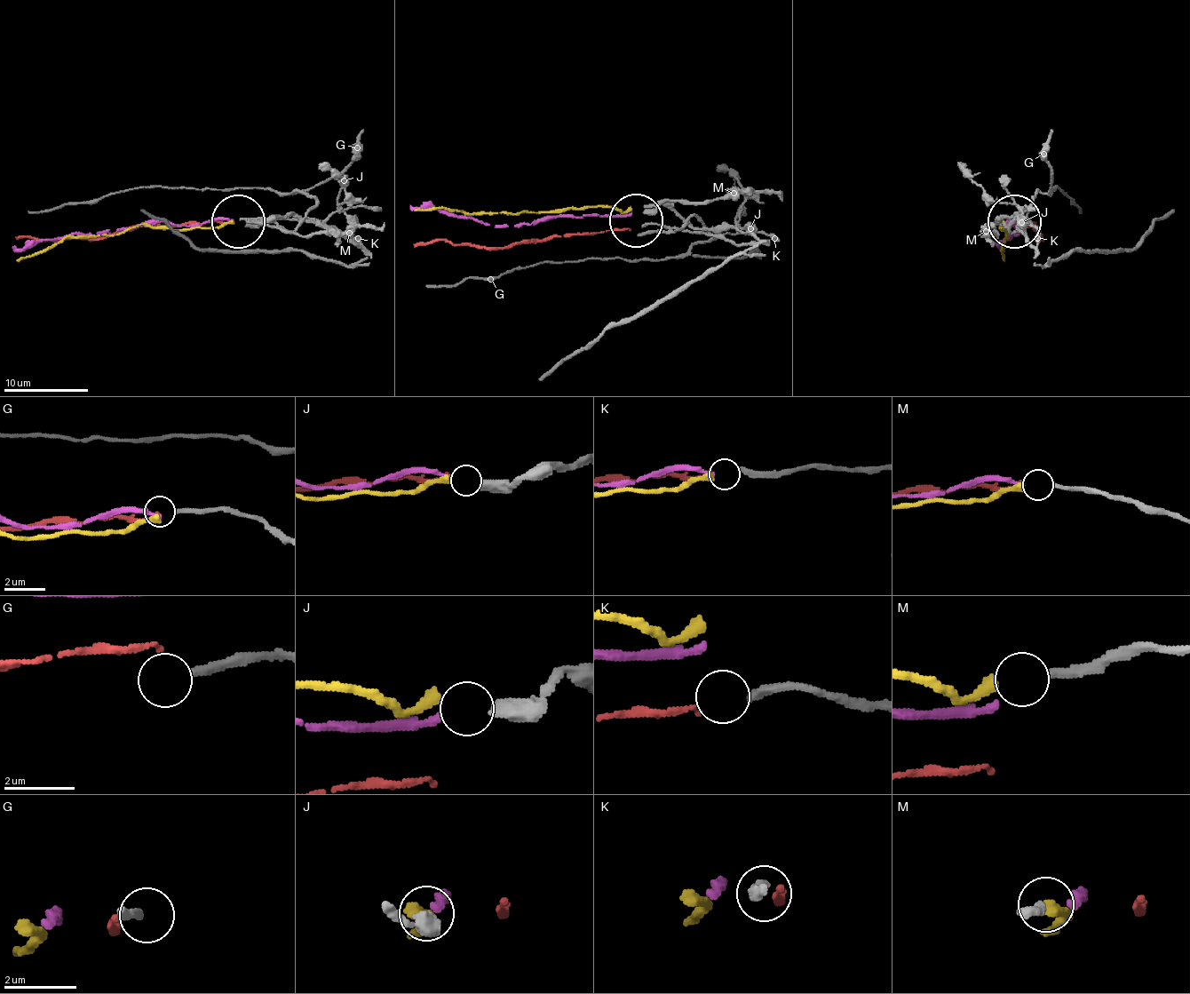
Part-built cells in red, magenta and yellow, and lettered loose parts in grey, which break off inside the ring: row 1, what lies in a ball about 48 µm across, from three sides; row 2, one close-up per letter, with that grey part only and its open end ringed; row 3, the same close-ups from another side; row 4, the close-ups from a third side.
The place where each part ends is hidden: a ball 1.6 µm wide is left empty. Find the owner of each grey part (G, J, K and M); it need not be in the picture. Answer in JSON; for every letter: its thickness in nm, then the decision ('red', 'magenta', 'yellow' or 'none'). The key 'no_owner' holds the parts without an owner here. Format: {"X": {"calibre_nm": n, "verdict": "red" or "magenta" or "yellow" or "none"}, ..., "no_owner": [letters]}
{"G": {"calibre_nm": 240, "verdict": "none"}, "J": {"calibre_nm": 400, "verdict": "magenta"}, "K": {"calibre_nm": 260, "verdict": "red"}, "M": {"calibre_nm": 200, "verdict": "yellow"}, "no_owner": ["G"]}

